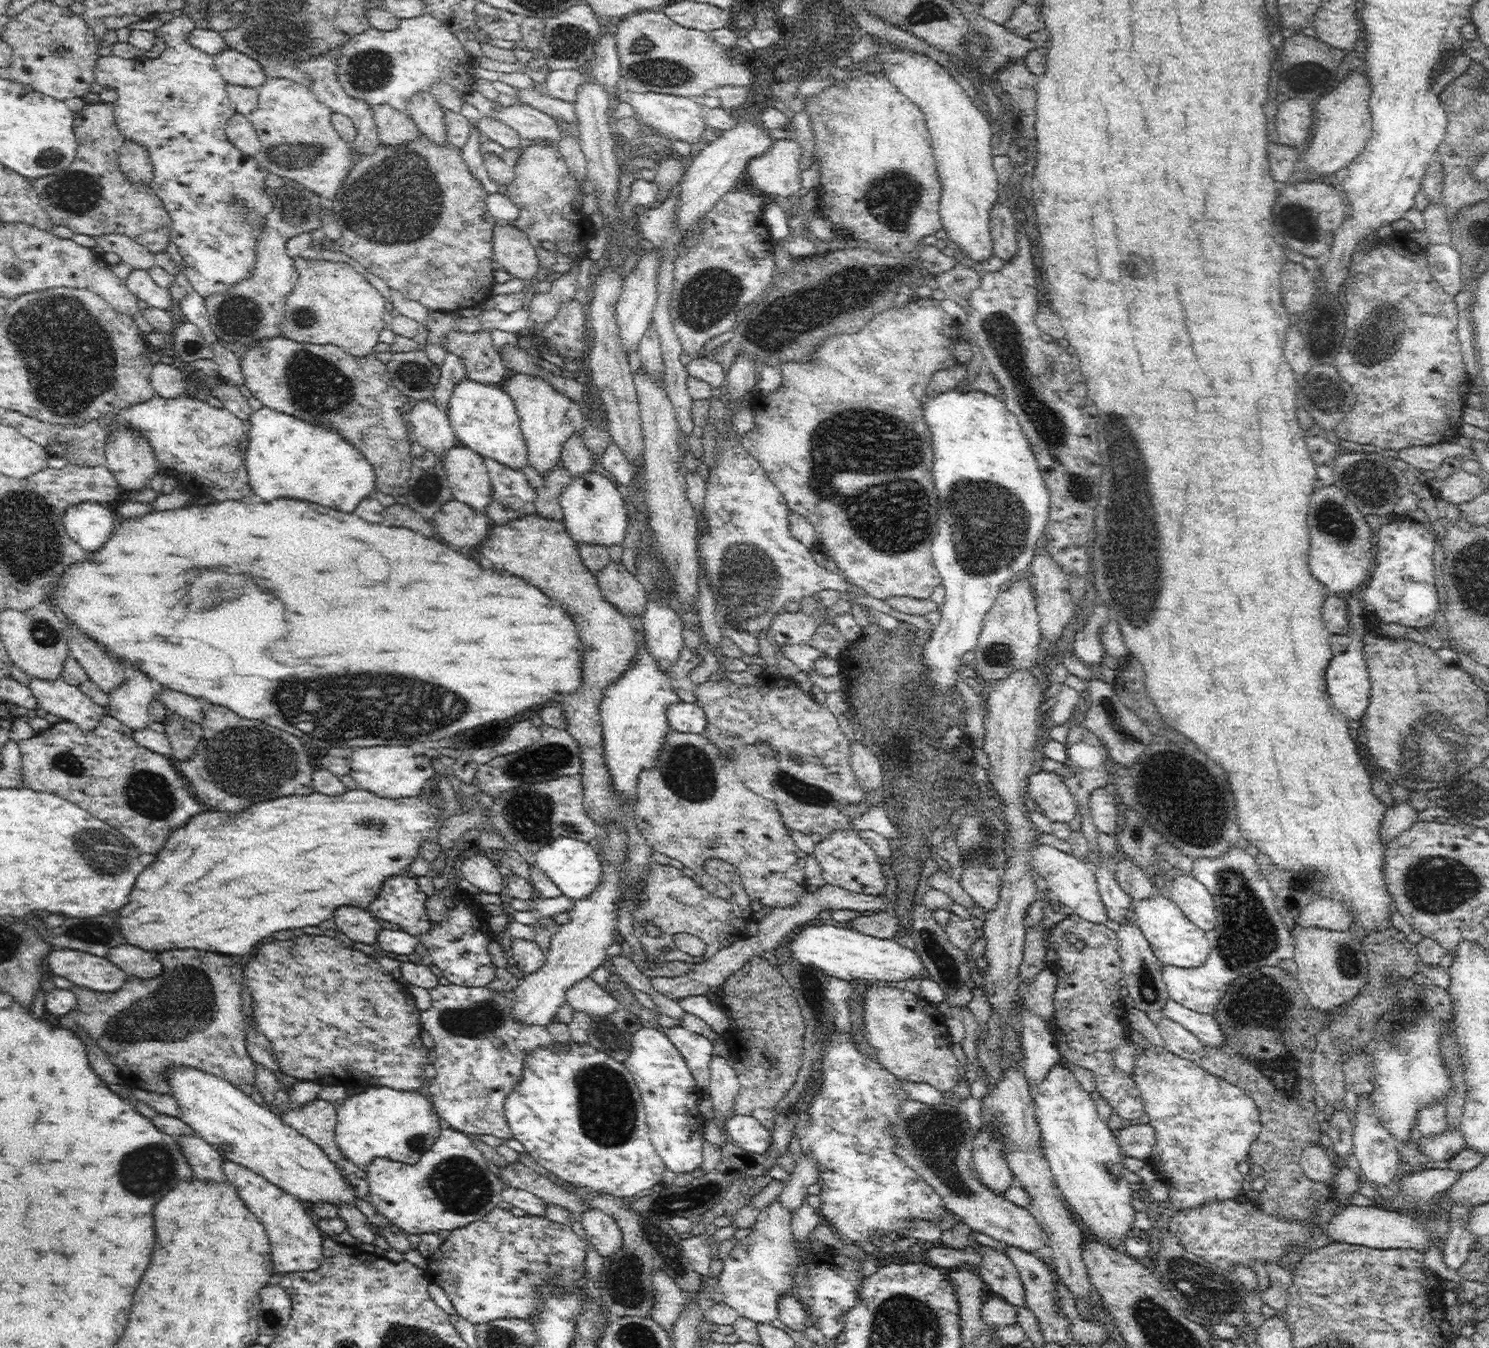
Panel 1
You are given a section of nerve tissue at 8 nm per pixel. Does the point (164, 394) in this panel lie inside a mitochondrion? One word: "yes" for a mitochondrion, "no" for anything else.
no

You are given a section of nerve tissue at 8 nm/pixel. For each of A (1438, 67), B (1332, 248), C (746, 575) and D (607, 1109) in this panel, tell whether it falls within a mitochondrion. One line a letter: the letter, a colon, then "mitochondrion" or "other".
A: mitochondrion
B: other
C: mitochondrion
D: mitochondrion

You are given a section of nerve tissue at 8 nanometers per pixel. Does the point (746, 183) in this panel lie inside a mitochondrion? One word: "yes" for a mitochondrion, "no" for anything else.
no

